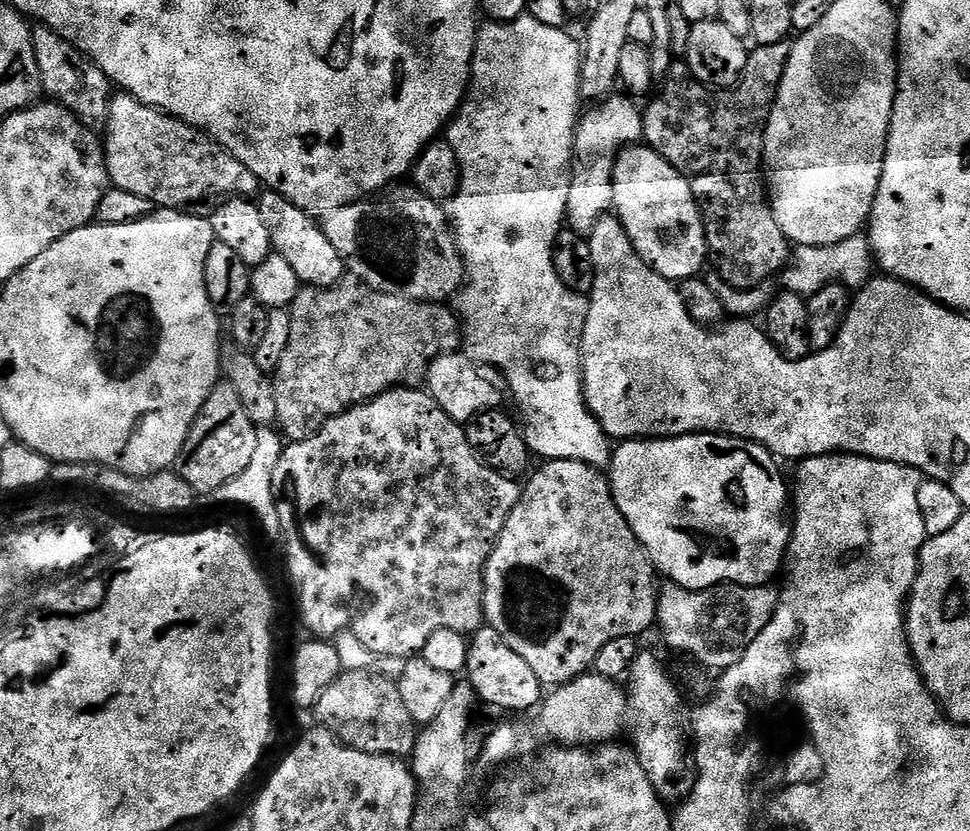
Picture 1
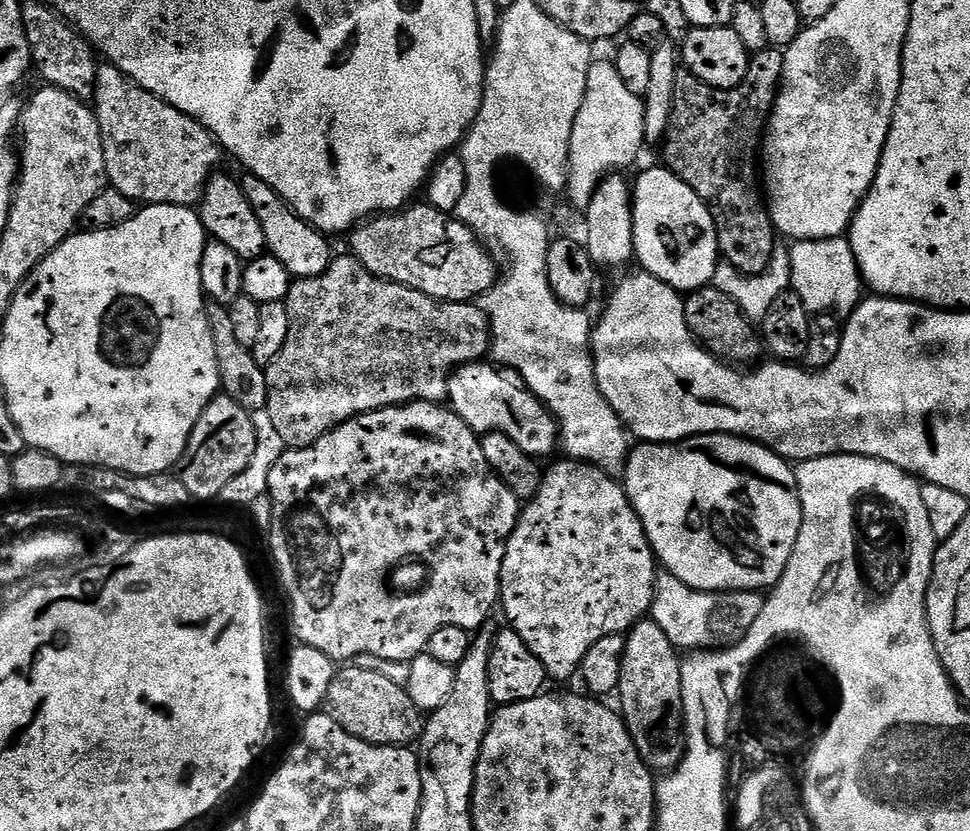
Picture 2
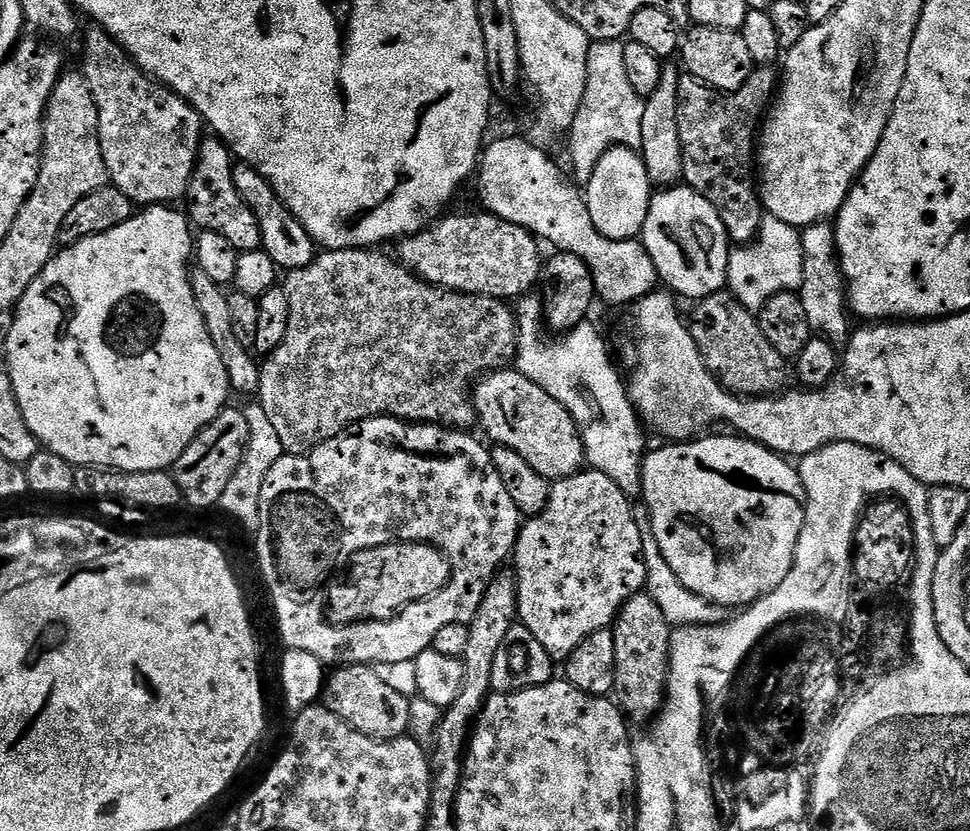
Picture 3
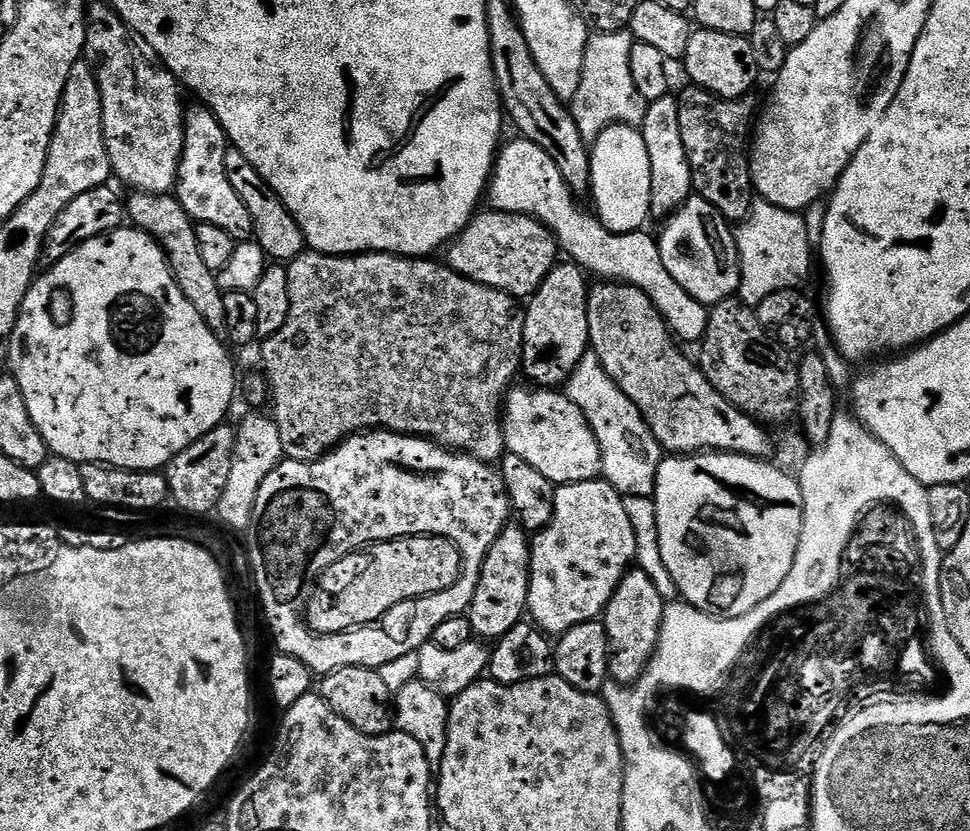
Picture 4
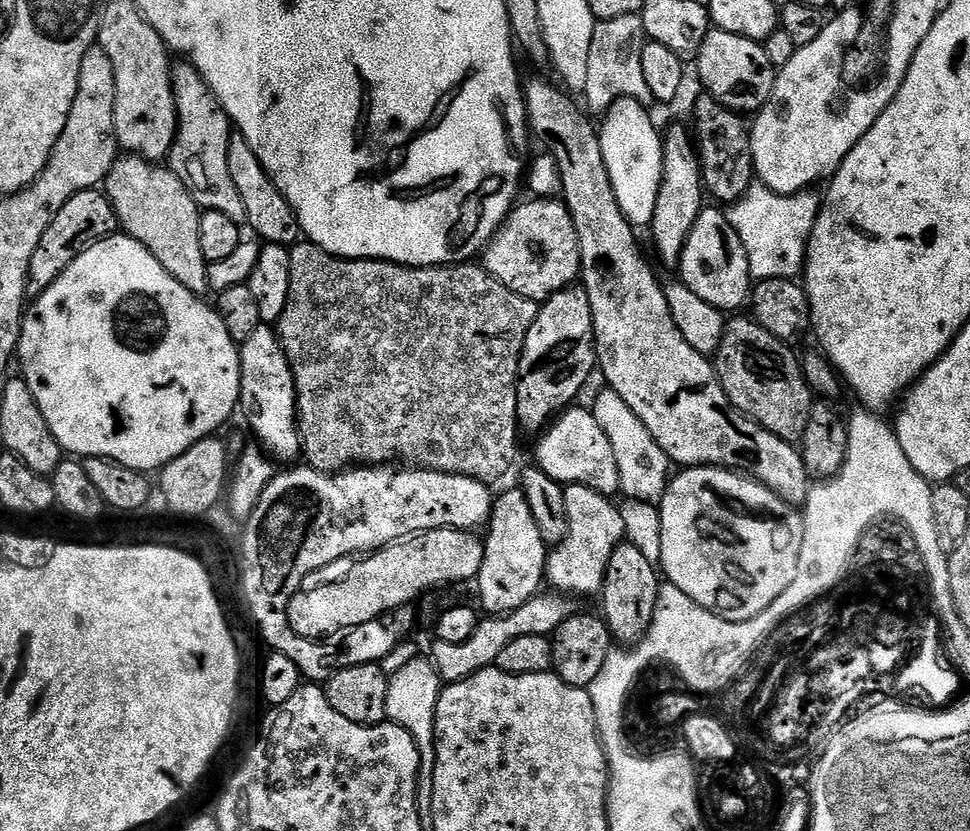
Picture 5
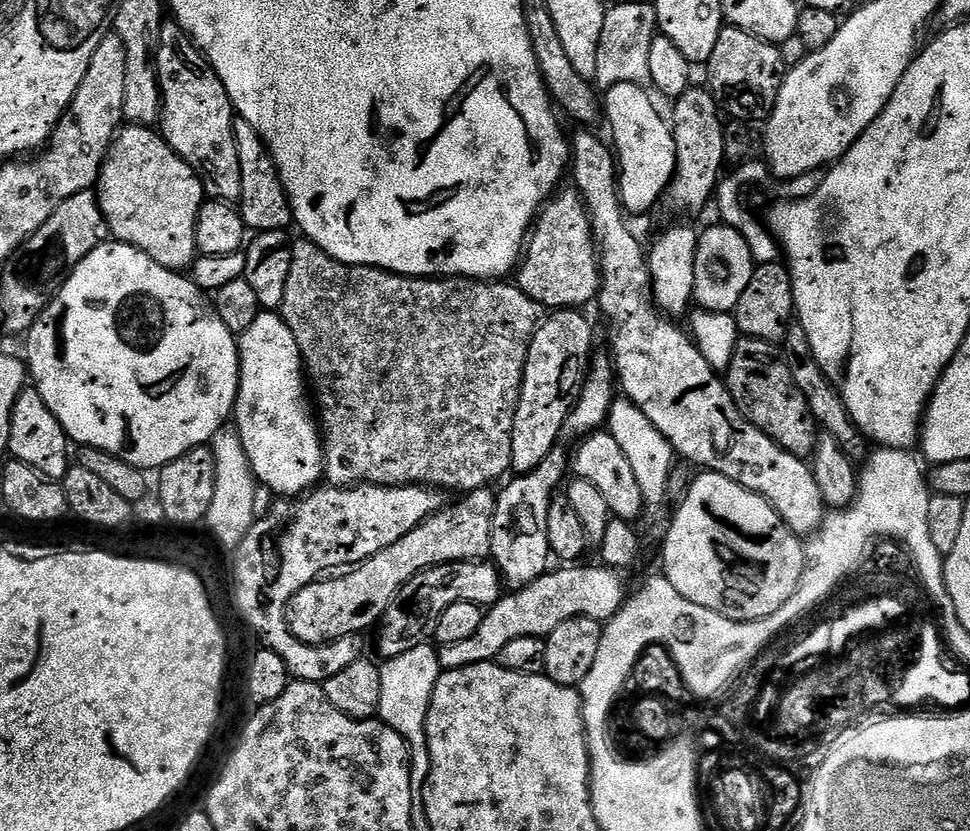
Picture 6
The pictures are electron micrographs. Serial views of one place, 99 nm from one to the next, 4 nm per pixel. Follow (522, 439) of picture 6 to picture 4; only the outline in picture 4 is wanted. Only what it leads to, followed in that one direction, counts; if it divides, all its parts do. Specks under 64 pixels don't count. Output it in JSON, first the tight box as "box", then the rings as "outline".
{"box":[523,262,590,390],"outline":[[[560,262],[546,274],[542,286],[527,301],[524,308],[523,375],[533,380],[536,388],[549,390],[567,385],[578,362],[589,355],[588,294],[590,280],[577,263]]]}

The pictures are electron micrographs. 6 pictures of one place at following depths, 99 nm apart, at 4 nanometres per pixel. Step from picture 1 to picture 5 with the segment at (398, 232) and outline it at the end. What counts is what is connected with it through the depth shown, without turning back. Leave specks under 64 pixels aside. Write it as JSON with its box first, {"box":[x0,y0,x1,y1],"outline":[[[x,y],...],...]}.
{"box":[482,199,581,302],"outline":[[[529,199],[525,204],[517,203],[505,218],[504,225],[492,236],[491,242],[482,253],[482,267],[498,282],[502,282],[502,286],[514,290],[514,294],[527,300],[543,302],[552,297],[555,292],[573,287],[581,279],[580,243],[578,234],[574,230],[574,222],[563,199]]]}

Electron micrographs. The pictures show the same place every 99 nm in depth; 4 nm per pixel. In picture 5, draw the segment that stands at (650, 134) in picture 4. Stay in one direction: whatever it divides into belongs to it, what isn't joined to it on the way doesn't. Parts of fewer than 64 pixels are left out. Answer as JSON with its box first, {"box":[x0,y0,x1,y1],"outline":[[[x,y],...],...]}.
{"box":[650,124,700,265],"outline":[[[672,124],[663,133],[664,161],[662,162],[662,182],[658,190],[658,202],[654,202],[654,218],[650,225],[652,244],[664,264],[679,265],[680,255],[686,238],[700,213],[696,209],[696,179],[700,176],[700,158],[693,137],[680,124]]]}

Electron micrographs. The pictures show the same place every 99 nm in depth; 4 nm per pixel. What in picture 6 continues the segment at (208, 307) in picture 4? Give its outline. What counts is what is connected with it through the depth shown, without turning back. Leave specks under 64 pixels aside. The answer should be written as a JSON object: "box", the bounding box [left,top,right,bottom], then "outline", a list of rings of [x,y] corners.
{"box":[98,124,206,273],"outline":[[[128,124],[117,131],[108,156],[100,167],[98,199],[113,241],[134,246],[139,252],[158,262],[158,266],[170,268],[173,272],[183,273],[196,263],[196,223],[200,208],[206,203],[204,181],[166,143],[155,127]]]}

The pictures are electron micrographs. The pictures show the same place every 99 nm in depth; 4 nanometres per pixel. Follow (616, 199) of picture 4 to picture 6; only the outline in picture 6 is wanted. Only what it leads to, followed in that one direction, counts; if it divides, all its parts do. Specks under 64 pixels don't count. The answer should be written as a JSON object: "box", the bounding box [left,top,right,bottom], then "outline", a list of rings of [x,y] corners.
{"box":[602,82,676,214],"outline":[[[622,82],[612,85],[602,96],[602,110],[612,127],[611,143],[618,157],[620,202],[628,214],[650,211],[667,193],[676,174],[676,139],[672,137],[671,123],[648,95],[649,89]]]}

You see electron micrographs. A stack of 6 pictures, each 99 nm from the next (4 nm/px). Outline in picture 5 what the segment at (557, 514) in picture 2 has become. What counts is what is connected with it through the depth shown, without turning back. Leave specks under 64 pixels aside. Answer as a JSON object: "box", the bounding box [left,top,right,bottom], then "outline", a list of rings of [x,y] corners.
{"box":[546,484,625,598],"outline":[[[570,484],[563,489],[564,494],[564,537],[560,544],[555,545],[548,554],[548,567],[546,569],[546,580],[553,584],[557,593],[568,598],[576,596],[592,596],[601,591],[604,586],[604,575],[606,566],[610,562],[610,554],[619,544],[625,543],[622,517],[618,507],[609,497],[598,494],[581,484]]]}

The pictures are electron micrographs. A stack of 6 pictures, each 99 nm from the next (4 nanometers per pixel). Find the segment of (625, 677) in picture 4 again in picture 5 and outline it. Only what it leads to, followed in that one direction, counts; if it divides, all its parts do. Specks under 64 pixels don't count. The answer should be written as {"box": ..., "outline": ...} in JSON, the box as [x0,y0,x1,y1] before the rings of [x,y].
{"box":[602,542,662,646],"outline":[[[625,542],[616,547],[614,554],[610,554],[602,589],[602,597],[604,596],[602,619],[617,645],[632,646],[643,640],[648,627],[652,625],[661,587],[662,580],[658,575],[657,565],[648,562],[637,547]]]}

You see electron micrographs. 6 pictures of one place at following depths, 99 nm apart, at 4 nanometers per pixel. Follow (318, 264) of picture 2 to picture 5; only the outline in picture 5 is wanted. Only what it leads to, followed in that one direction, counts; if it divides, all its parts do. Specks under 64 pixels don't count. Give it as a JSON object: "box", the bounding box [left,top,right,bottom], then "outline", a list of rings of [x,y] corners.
{"box":[228,135,301,246],"outline":[[[233,135],[230,142],[230,154],[228,155],[230,174],[234,178],[234,186],[238,194],[242,194],[242,206],[246,206],[246,224],[257,232],[264,244],[281,244],[291,246],[301,239],[300,223],[292,213],[288,205],[288,199],[274,186],[272,179],[266,174],[266,170],[260,164],[259,158],[250,150],[246,138],[242,135]]]}

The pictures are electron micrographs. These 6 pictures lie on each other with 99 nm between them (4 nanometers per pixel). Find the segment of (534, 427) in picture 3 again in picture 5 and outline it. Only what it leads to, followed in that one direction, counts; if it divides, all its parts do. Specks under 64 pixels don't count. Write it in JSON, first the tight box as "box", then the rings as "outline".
{"box":[535,406,620,497],"outline":[[[573,406],[561,412],[544,429],[539,437],[540,445],[536,448],[535,463],[551,480],[557,480],[561,486],[581,484],[603,496],[615,497],[620,492],[620,479],[614,448],[610,446],[610,438],[606,438],[602,426],[598,426],[591,410],[580,407]]]}

